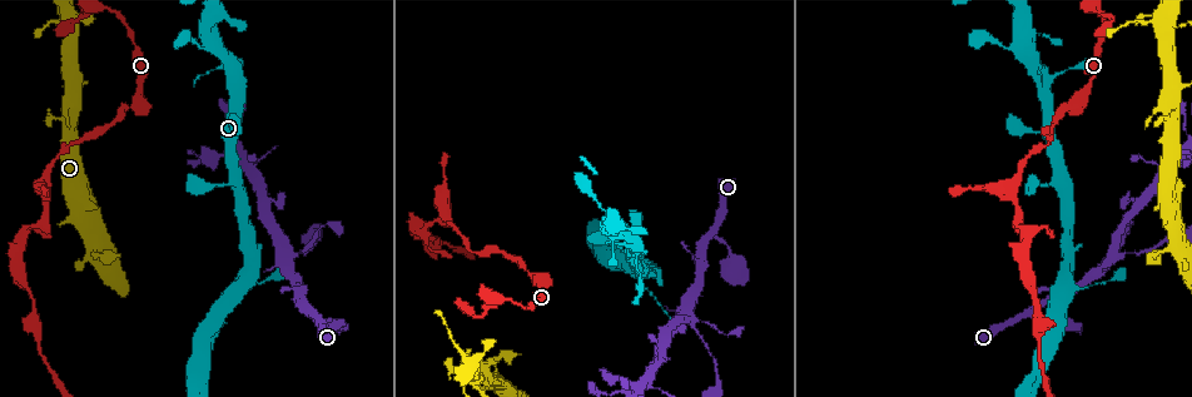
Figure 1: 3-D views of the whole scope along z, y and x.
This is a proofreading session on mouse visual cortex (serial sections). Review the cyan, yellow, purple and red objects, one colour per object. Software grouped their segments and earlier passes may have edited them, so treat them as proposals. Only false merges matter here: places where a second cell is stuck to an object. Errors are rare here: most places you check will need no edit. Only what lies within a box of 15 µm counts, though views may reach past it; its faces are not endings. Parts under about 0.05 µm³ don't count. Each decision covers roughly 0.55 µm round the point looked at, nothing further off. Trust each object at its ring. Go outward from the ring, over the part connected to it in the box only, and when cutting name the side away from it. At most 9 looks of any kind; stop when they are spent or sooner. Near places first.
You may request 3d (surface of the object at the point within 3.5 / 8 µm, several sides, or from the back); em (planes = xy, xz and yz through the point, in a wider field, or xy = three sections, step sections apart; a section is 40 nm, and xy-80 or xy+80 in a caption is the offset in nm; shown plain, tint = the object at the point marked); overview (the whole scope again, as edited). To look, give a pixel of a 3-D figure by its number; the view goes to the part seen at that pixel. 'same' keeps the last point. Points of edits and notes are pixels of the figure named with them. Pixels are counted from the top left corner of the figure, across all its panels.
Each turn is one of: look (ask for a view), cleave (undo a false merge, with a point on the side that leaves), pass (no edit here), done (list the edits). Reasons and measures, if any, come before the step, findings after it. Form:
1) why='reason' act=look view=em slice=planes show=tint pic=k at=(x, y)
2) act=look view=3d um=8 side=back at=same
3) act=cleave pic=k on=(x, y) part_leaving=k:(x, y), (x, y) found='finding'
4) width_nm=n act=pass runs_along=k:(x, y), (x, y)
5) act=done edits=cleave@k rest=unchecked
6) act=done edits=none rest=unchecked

why='a narrow waist' act=look view=3d um=3.5 pic=1 at=(1180, 27)

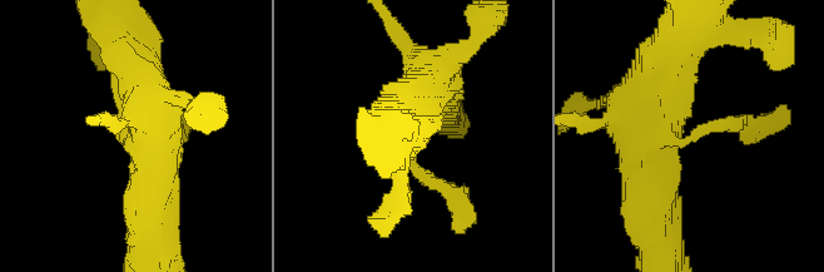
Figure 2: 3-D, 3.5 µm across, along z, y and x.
arm_widths_nm=150,600 act=look view=em slice=xy step=2 show=tint pic=2 at=(692, 141)

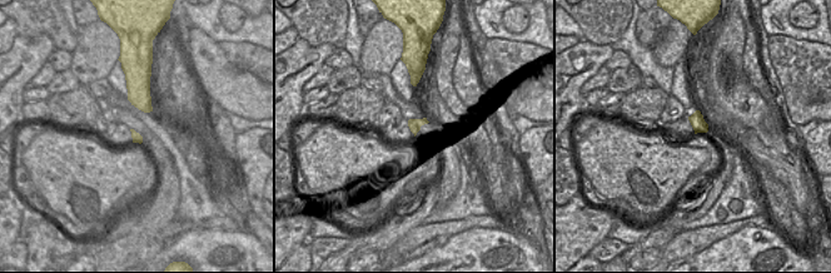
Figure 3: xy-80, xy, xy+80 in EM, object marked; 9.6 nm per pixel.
act=pass found='one cell here'

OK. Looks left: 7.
why='abrupt turn' act=look view=3d um=3.5 pic=1 at=(1018, 218)

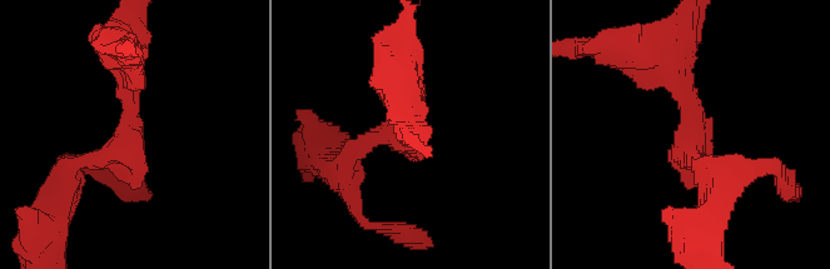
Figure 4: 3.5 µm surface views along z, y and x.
why='shape alone is not enough' act=look view=em slice=xy step=1 show=tint pic=4 at=(689, 138)

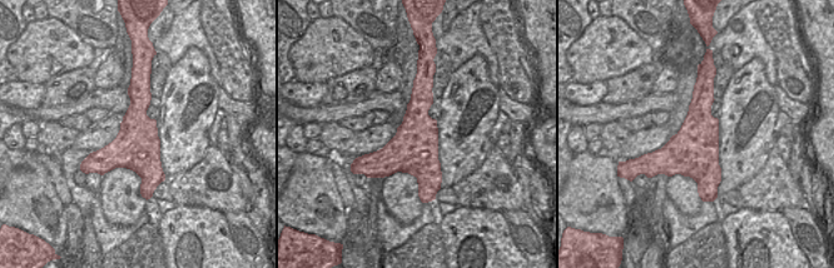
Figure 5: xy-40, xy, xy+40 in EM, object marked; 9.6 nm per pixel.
act=pass runs_along=4:(122, 61), (129, 139), (64, 173) found='continuous, no second cell'

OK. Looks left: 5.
why='looks like a crossing' act=look view=3d um=3.5 side=back pic=1 at=(687, 319)

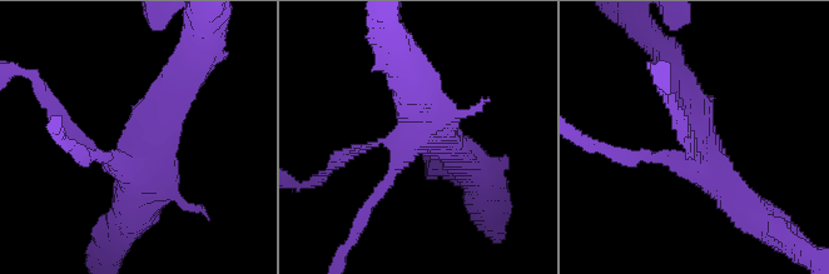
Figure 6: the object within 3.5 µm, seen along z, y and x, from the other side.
arms=4 arm_widths_nm=150,150,400,450 act=look view=em slice=xy step=3 show=tint pic=6 at=(704, 159)

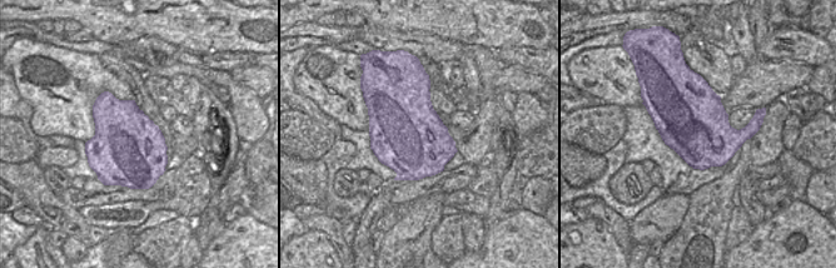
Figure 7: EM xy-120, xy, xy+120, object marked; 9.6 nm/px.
act=look view=em slice=xy step=1 show=tint at=same

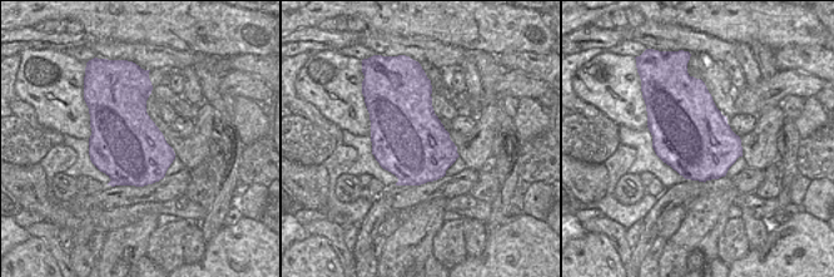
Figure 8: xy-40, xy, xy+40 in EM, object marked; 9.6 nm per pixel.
act=pass runs_along=6:(763, 223), (708, 169), (689, 91) found='continuous, no second cell'

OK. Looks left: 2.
why='three arms meet' act=look view=3d um=3.5 pic=1 at=(631, 381)

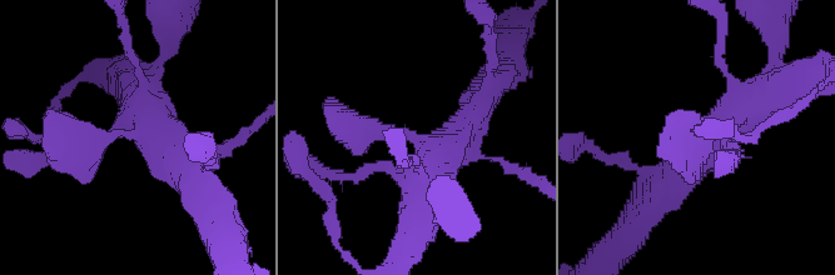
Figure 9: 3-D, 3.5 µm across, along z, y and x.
act=look view=em slice=xy step=2 show=tint pic=9 at=(404, 130)

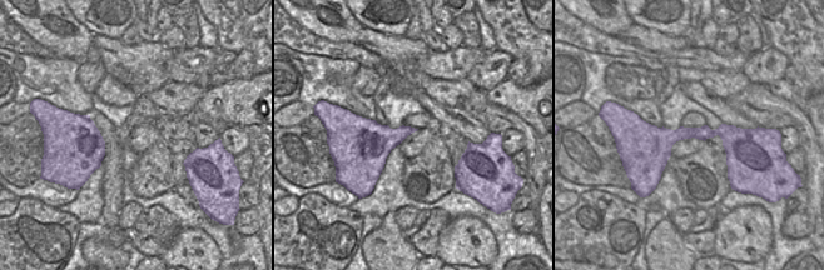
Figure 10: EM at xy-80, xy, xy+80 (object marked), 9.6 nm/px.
act=pass runs_along=9:(461, 133), (437, 155), (333, 104) found='all the same cell'

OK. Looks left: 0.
act=done edits=none rest=unchecked

